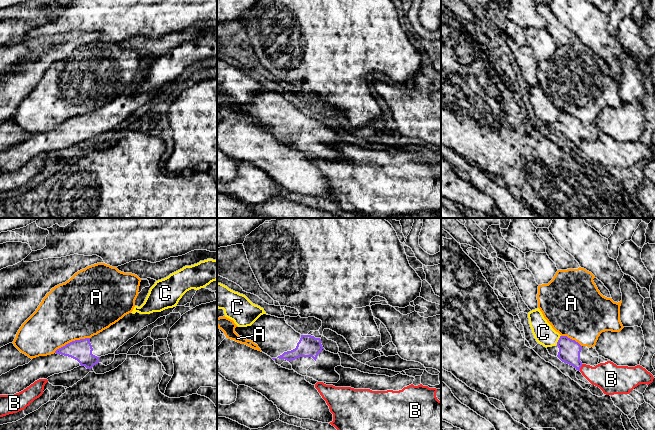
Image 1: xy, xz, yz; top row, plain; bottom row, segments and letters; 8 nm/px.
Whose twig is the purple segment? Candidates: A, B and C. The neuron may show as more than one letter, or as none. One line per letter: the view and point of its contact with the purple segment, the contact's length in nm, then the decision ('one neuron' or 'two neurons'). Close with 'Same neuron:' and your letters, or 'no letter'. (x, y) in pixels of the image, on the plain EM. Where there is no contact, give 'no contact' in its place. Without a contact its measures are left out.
A: meets purple in xy at (72, 117); contact 320 nm long; two neurons
B: meets purple in yz at (580, 143); contact 60 nm long; two neurons
C: meets purple in yz at (558, 116); contact 90 nm long; two neurons
Same neuron: no letter

